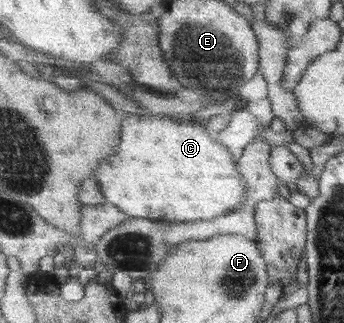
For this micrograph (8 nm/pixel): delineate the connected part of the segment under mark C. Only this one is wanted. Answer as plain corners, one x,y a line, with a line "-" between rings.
126,113
122,123
120,151
110,157
110,163
102,163
96,175
100,177
98,181
86,179
82,183
80,202
84,206
114,203
124,213
147,220
176,223
212,221
235,211
246,200
247,183
239,172
237,161
225,145
208,135
204,122
182,125
182,123
176,123
170,115
164,114

